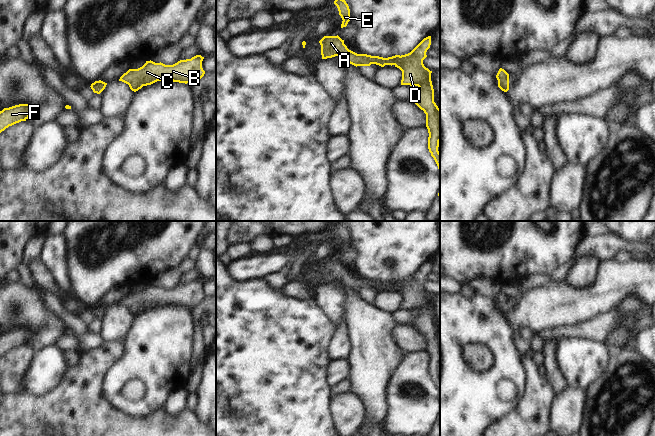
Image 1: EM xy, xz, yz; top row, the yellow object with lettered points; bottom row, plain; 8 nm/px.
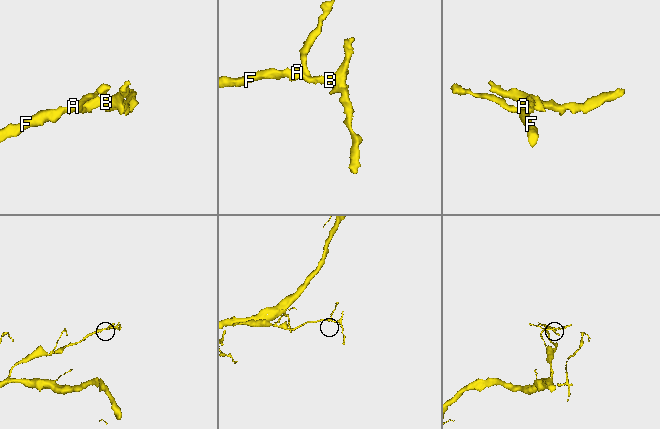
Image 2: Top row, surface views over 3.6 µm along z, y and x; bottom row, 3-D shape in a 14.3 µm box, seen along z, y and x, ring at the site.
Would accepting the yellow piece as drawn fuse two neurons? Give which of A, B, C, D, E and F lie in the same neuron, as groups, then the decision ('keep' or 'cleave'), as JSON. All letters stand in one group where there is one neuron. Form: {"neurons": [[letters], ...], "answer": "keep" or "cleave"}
{"neurons": [["A", "B", "C", "D", "F"], ["E"]], "answer": "cleave"}

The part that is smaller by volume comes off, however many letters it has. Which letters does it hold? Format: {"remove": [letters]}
{"remove": ["E"]}

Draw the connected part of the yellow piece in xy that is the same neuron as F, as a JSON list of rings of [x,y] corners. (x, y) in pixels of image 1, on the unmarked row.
[[[19,328],[0,335],[0,357],[9,350],[26,345],[35,333],[29,328]]]

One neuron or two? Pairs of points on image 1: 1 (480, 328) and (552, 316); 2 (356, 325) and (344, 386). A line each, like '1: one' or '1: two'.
1: two
2: two

